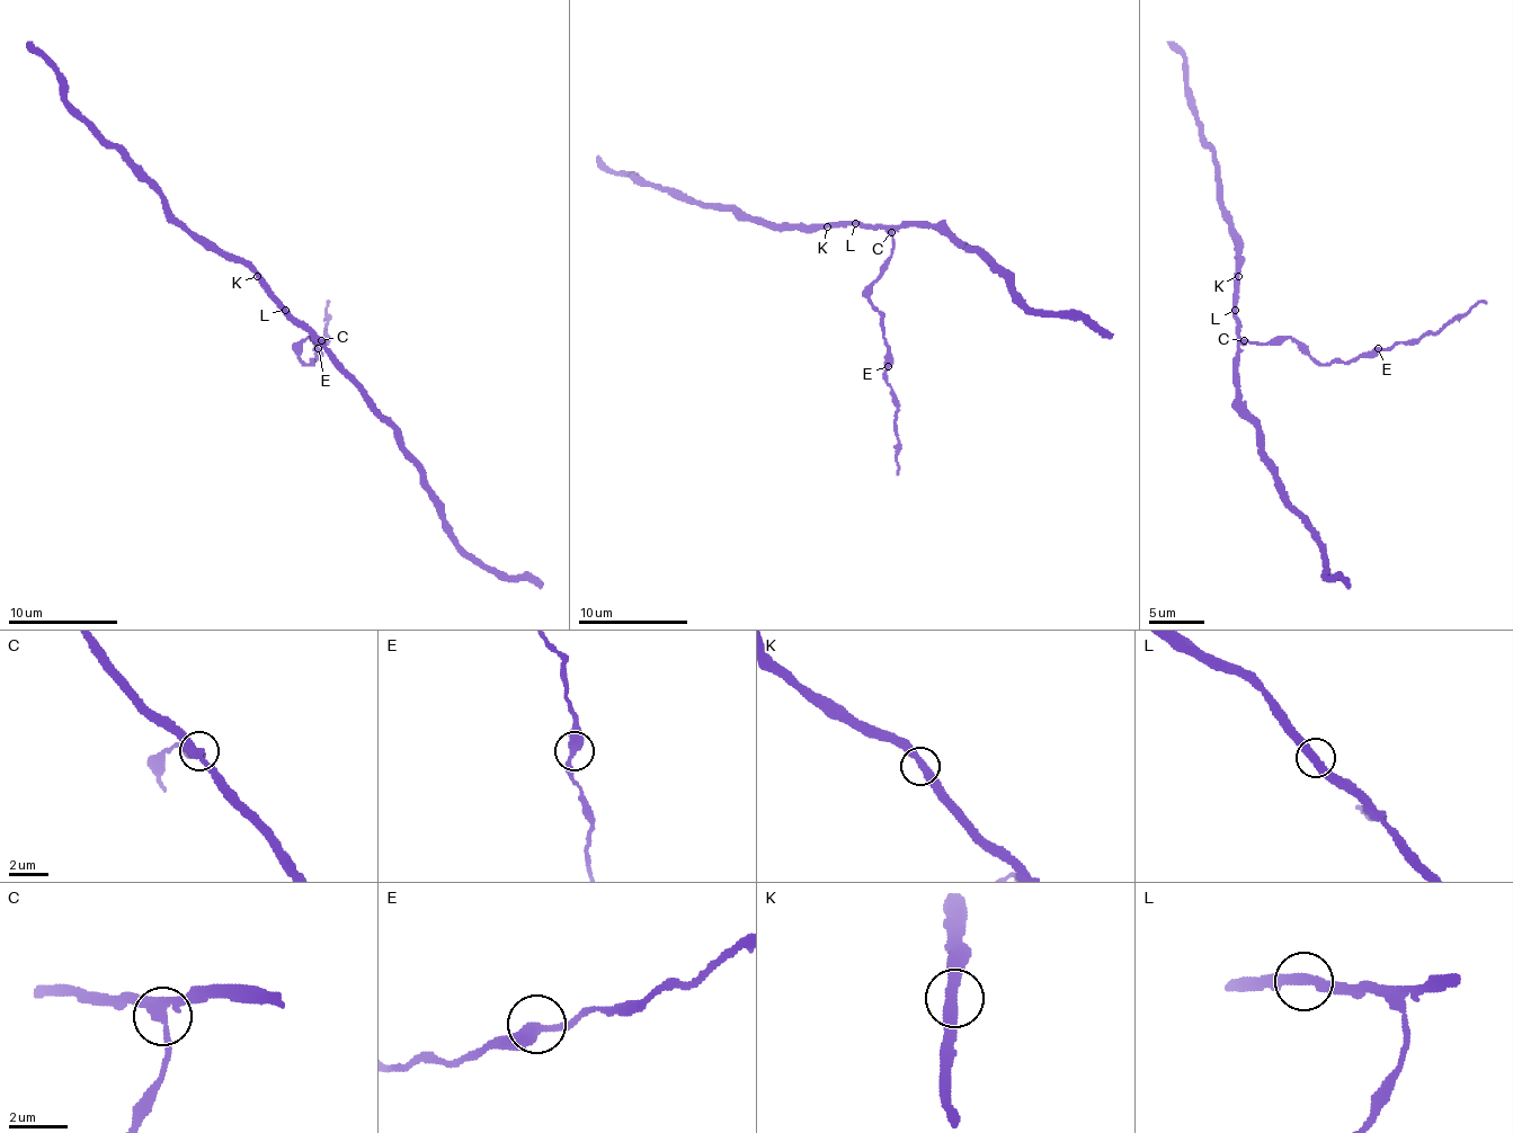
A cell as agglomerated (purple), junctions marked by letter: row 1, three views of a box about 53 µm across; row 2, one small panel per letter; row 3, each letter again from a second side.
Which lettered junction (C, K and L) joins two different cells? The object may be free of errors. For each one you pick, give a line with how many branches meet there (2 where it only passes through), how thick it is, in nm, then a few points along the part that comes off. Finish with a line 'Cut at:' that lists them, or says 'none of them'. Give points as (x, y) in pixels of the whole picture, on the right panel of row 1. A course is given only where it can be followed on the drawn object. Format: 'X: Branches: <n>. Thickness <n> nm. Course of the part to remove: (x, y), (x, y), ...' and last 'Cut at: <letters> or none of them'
C: Branches: 3. Thickness 320 nm. Course of the part to remove: (1244, 339), (1298, 342), (1313, 356), (1332, 364), (1376, 356), (1408, 339), (1439, 335), (1480, 301), (1486, 304)
Cut at: C

